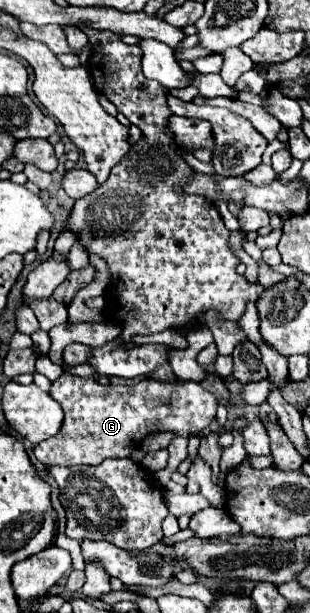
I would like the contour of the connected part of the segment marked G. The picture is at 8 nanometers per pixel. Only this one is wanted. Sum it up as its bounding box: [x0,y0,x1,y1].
[34,374,216,466]

